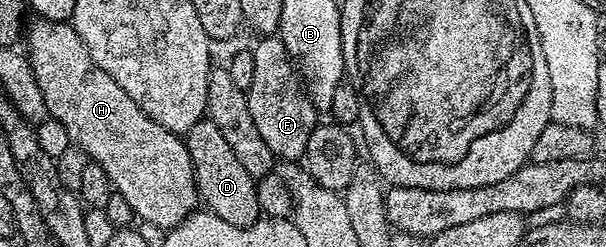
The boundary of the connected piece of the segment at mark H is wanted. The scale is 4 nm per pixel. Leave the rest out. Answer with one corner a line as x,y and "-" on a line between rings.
43,20
35,21
34,24
29,36
28,33
26,36
26,53
46,99
48,117
57,118
62,128
66,128
72,143
80,146
88,153
91,161
97,162
106,171
115,193
126,196
126,204
130,204
139,221
149,221
165,231
186,221
188,215
197,209
198,195
185,139
181,135
171,134
150,120
146,112
142,112
142,108
130,100
128,93
106,72
102,72
98,64
94,64
90,52
86,52
86,44
82,44
78,32
71,24

